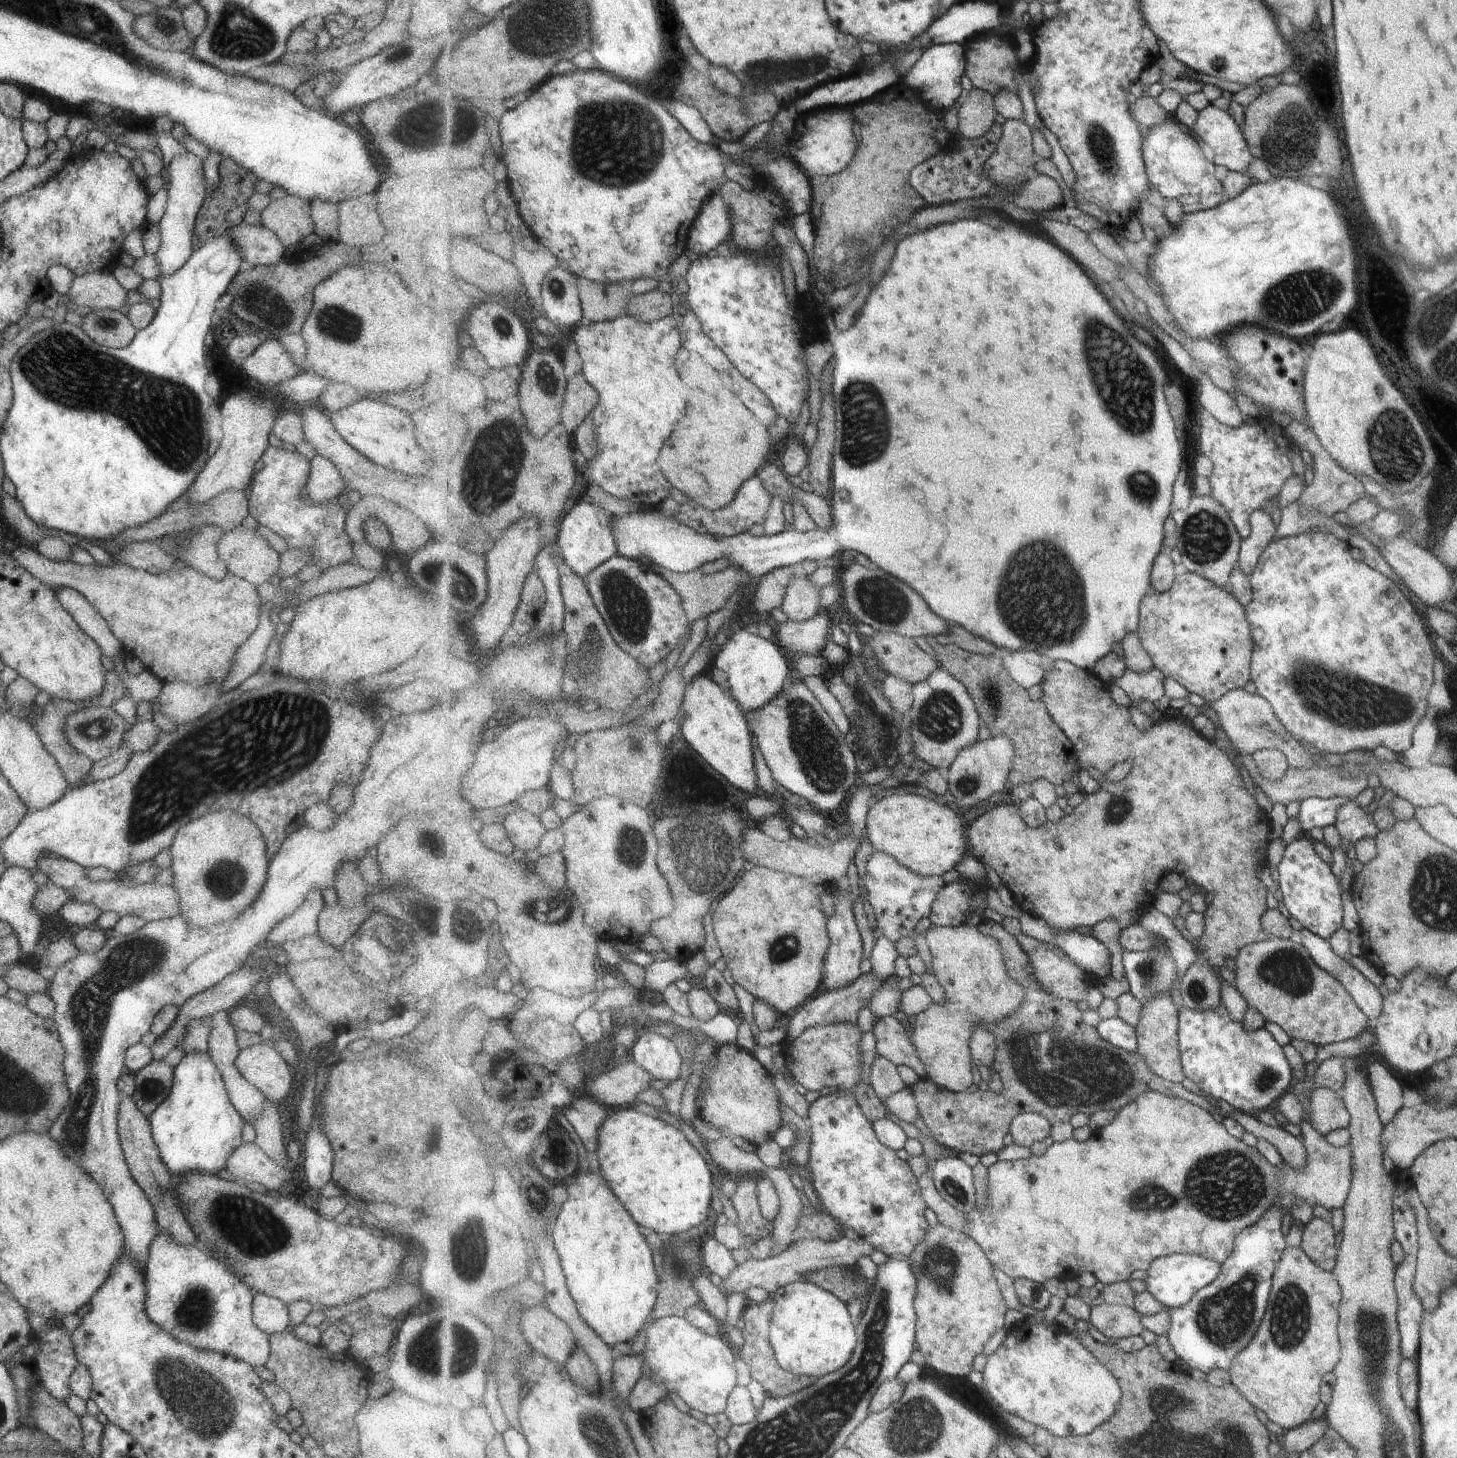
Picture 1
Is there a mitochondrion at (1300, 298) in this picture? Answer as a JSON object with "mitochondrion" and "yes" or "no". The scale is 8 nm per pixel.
{"mitochondrion":"yes"}

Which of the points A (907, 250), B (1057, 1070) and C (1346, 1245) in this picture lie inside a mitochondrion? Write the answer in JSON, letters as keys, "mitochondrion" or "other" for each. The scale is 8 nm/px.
{"A":"other","B":"mitochondrion","C":"other"}

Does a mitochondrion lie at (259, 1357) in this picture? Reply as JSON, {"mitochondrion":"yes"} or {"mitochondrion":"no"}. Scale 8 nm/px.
{"mitochondrion":"no"}

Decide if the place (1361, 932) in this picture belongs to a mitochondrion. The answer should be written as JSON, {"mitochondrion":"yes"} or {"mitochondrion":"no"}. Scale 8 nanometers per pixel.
{"mitochondrion":"no"}

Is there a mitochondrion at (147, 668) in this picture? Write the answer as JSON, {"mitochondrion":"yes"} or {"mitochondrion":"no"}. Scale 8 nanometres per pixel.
{"mitochondrion":"no"}

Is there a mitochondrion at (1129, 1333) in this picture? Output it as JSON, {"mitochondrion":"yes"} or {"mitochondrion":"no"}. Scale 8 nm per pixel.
{"mitochondrion":"no"}

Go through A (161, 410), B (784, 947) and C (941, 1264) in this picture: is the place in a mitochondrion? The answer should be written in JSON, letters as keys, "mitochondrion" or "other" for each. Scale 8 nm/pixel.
{"A":"mitochondrion","B":"mitochondrion","C":"mitochondrion"}

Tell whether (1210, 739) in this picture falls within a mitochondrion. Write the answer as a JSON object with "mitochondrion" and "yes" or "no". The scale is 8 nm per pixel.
{"mitochondrion":"no"}

